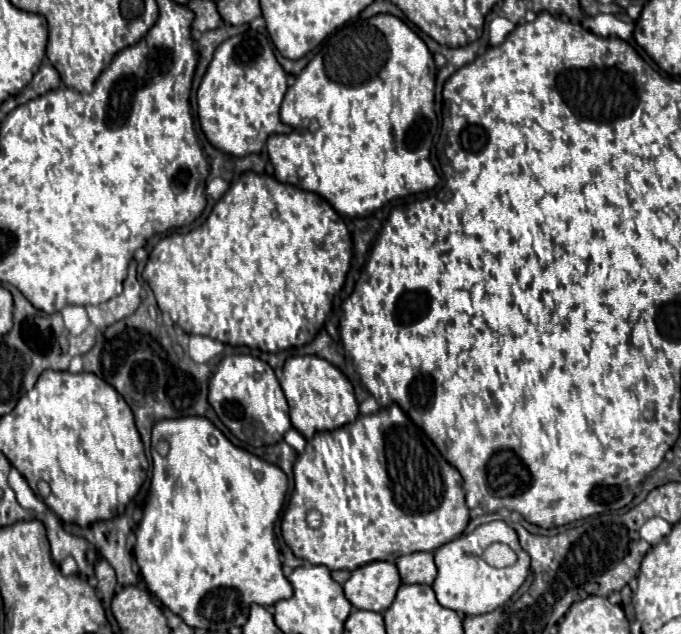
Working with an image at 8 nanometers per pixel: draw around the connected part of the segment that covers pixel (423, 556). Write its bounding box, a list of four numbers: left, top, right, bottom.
[396,552,436,584]

